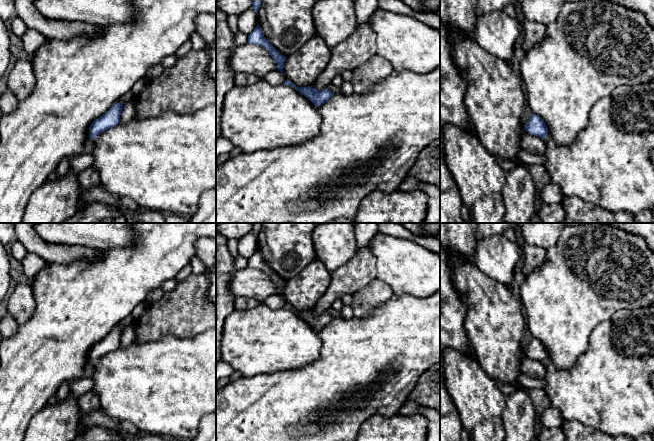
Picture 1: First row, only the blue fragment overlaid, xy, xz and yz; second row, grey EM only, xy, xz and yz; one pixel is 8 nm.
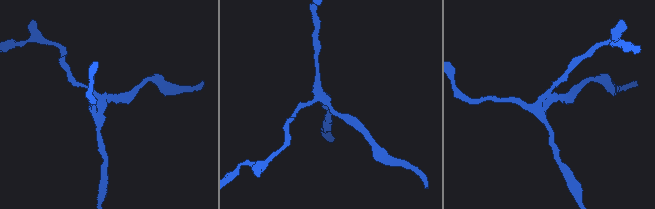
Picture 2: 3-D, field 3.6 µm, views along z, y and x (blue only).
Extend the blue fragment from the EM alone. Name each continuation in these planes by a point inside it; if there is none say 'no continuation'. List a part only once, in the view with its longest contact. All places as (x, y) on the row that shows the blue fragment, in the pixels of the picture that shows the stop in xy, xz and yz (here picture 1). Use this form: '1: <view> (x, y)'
no continuation

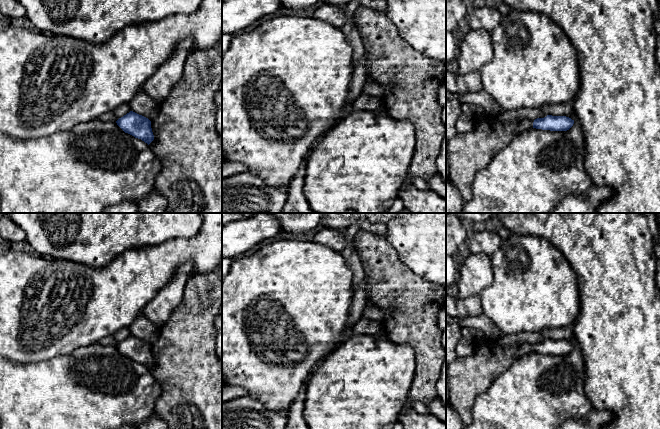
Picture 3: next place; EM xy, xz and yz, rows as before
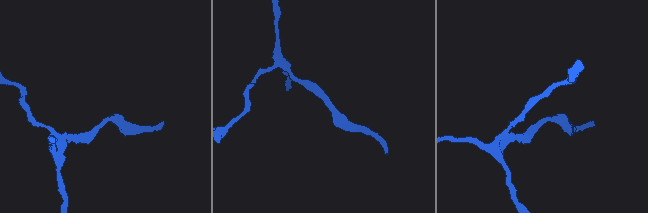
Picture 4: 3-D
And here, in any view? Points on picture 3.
no continuation

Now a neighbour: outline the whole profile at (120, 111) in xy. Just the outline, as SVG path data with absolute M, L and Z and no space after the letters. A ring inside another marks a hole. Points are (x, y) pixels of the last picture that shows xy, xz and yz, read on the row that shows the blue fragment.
M124 103L120 106L118 106L113 113L115 114L115 116L117 117L117 119L123 117L124 115L126 115L127 113L129 113L131 111L131 108L129 106L128 103Z

